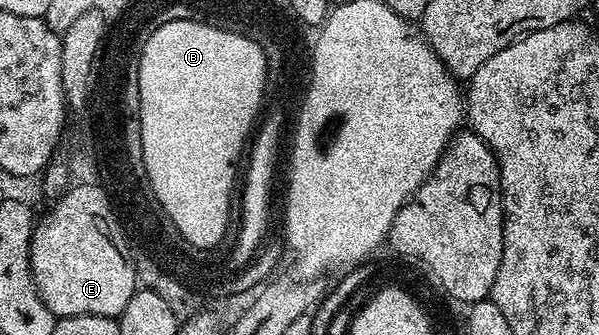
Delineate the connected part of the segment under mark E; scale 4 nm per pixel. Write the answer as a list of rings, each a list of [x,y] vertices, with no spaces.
[[[81,185],[59,196],[61,198],[44,215],[44,220],[32,228],[32,243],[28,246],[28,260],[32,266],[32,280],[44,304],[57,317],[75,315],[111,315],[118,317],[126,309],[130,297],[138,289],[136,270],[121,246],[122,228],[107,192],[94,185]]]

